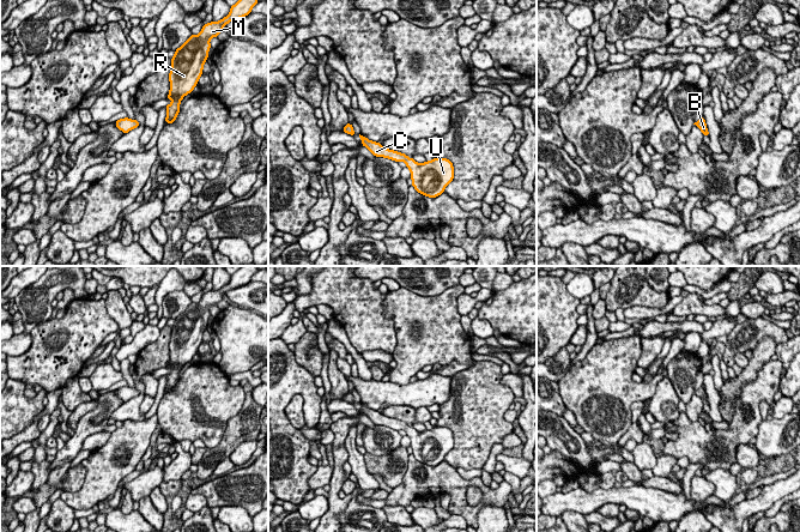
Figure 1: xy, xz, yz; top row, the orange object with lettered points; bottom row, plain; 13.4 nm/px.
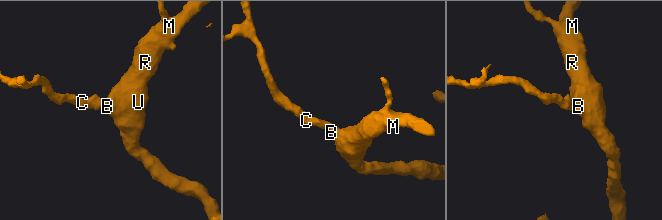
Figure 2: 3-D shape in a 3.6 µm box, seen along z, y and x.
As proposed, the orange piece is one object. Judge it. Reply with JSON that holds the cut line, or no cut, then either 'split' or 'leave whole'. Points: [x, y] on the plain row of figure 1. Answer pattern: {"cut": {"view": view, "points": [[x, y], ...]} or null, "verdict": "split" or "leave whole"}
{"cut": null, "verdict": "leave whole"}

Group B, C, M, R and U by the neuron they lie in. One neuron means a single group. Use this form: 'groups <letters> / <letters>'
groups B C M R U

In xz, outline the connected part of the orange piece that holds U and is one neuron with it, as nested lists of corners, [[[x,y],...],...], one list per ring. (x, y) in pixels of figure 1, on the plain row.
[[[359,403],[362,413],[376,425],[384,425],[395,430],[402,429],[411,440],[412,454],[414,458],[429,466],[436,466],[444,461],[444,457],[454,447],[453,431],[447,427],[434,427],[422,433],[407,423],[383,416],[380,411],[371,410]]]

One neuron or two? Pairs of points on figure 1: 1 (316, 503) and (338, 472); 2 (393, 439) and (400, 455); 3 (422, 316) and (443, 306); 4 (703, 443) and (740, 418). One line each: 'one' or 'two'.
1: two
2: two
3: one
4: one

